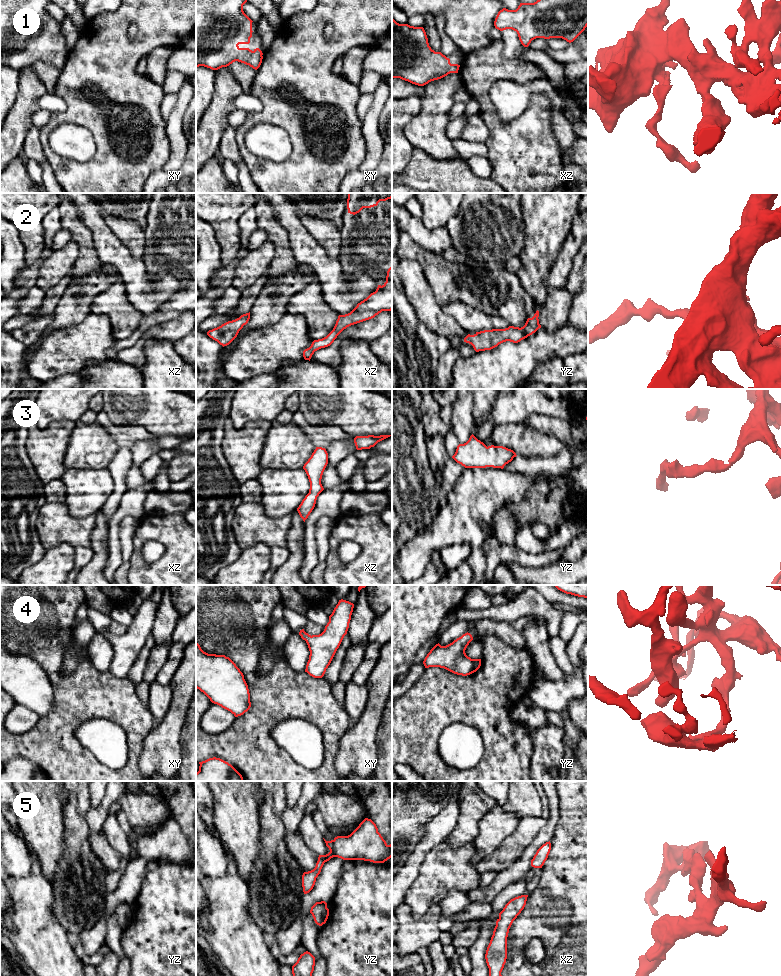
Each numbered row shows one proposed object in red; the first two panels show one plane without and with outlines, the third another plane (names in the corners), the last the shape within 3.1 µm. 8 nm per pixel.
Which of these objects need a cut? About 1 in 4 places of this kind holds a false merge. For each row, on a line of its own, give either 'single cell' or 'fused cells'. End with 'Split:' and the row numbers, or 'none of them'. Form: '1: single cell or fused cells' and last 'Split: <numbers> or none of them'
1: single cell
2: single cell
3: single cell
4: single cell
5: single cell
Split: none of them

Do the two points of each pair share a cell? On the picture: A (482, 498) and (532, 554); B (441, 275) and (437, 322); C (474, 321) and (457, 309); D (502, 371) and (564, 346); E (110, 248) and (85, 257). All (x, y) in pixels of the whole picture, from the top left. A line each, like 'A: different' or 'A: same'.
A: different
B: different
C: same
D: same
E: different

